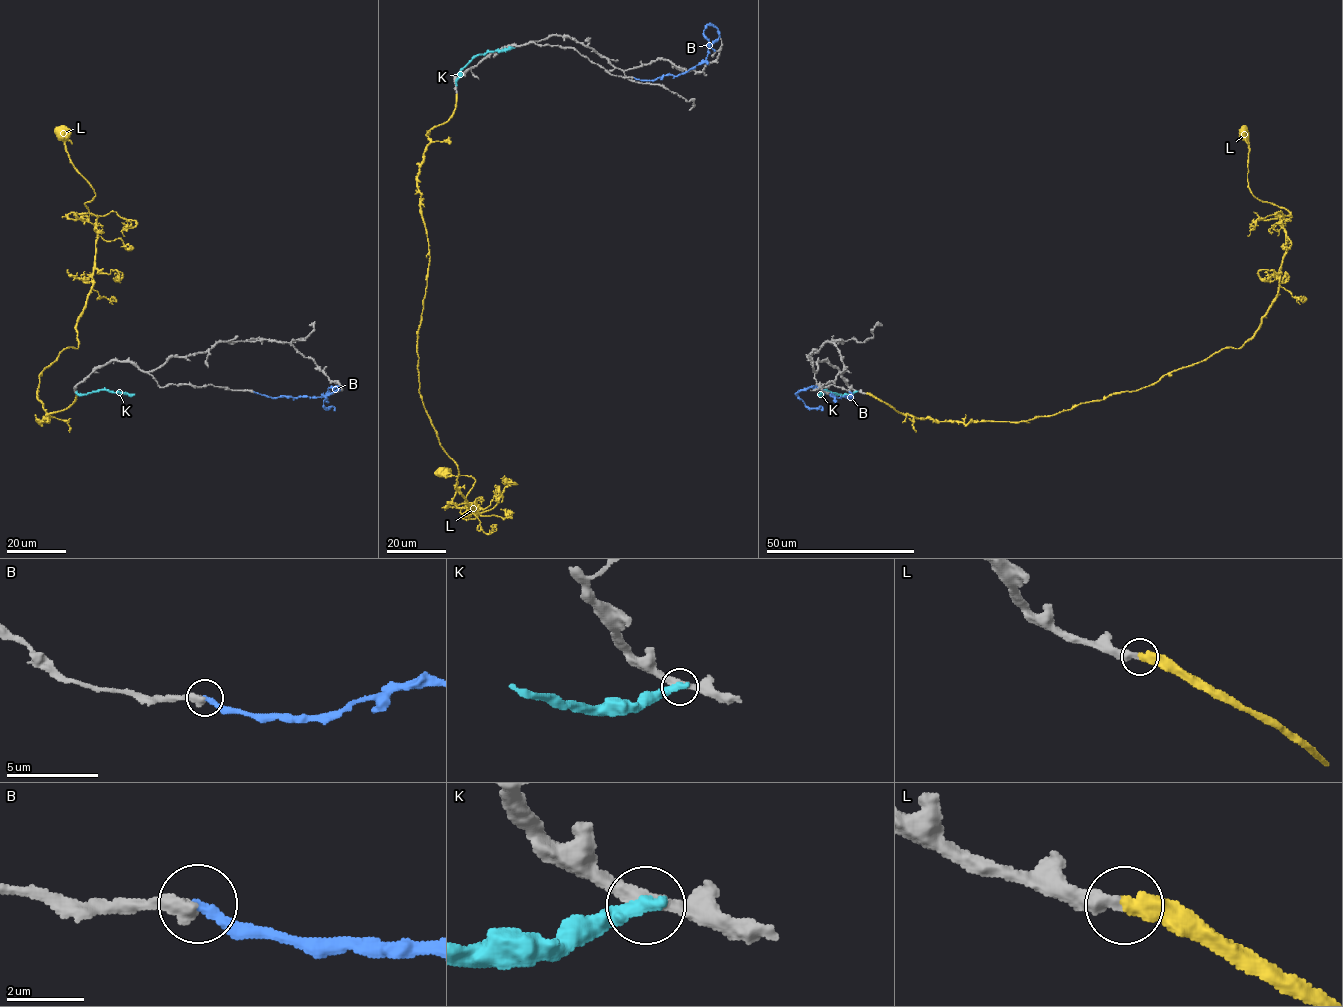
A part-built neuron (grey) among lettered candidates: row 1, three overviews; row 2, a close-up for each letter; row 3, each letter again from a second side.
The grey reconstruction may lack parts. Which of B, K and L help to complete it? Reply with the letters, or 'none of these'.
L

